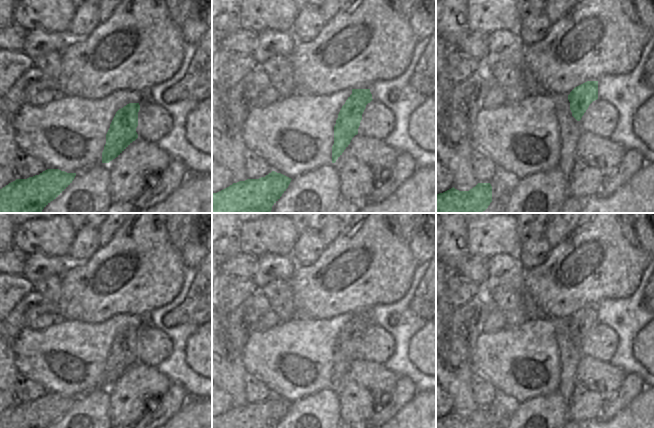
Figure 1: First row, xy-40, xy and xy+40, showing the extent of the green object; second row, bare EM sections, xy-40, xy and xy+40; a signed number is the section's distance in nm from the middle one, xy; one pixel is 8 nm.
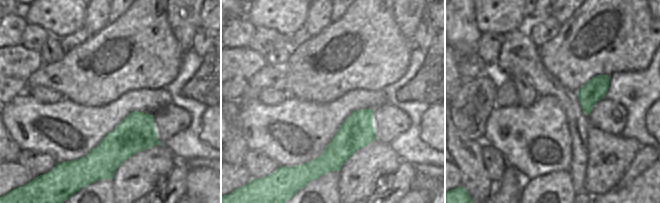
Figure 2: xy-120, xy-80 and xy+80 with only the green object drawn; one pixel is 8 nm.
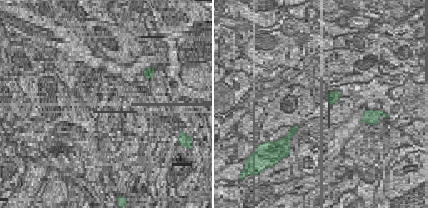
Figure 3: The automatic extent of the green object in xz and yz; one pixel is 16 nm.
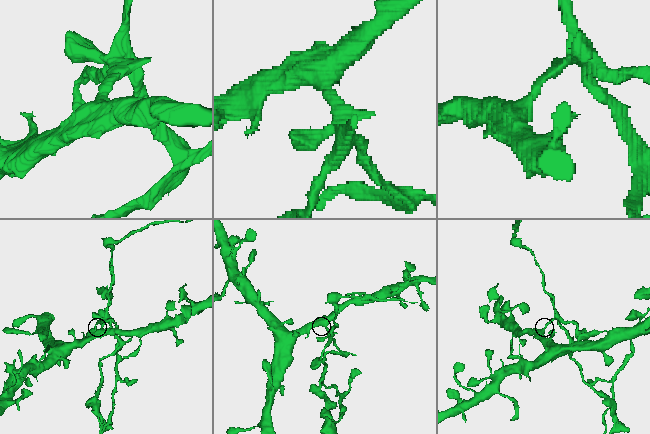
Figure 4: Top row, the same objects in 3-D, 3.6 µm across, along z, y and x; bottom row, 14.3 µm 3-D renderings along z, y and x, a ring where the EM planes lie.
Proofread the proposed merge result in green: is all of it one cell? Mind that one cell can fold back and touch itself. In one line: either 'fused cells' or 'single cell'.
fused cells

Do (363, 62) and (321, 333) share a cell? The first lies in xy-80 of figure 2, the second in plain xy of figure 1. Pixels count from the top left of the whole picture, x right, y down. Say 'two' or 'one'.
two

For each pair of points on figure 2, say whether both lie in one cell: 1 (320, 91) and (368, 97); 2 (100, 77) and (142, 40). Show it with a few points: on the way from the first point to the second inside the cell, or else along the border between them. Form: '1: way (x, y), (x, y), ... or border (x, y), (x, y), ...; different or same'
1: border (368, 90), (348, 90), (341, 96), (323, 103); different
2: way (109, 65), (128, 46), (130, 41); same

